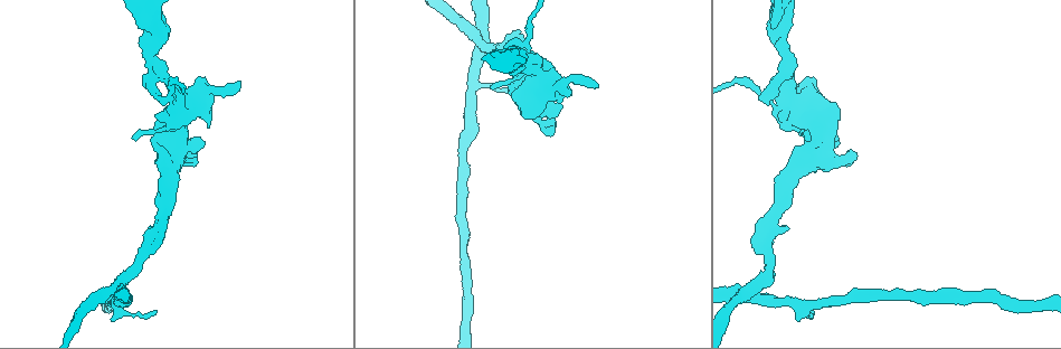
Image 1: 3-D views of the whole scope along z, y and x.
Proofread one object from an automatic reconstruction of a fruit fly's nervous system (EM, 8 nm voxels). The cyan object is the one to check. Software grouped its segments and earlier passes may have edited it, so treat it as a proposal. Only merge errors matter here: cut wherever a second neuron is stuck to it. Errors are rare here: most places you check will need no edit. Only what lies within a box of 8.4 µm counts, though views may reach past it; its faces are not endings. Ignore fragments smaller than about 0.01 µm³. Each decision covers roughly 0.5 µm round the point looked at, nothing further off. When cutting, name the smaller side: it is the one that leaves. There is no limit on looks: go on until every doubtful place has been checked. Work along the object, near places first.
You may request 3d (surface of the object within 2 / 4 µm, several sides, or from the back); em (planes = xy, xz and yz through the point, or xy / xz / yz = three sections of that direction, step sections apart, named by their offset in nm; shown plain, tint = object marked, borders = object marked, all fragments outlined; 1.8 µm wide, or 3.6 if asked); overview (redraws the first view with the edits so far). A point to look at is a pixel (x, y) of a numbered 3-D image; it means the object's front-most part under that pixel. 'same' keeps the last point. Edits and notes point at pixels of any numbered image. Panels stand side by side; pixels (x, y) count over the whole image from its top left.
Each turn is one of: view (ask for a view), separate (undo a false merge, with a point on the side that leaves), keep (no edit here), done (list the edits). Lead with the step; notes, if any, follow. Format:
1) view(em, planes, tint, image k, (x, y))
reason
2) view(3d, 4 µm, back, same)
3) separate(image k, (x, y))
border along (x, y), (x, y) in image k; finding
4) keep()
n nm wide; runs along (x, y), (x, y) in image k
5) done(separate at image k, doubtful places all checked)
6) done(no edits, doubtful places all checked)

view(em, 3.6 µm, yz, step 4, tint, image 1, (835, 157))
sharp bend

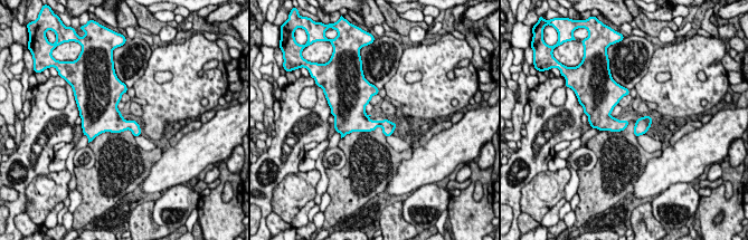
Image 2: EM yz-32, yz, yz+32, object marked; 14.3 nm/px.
view(em, 3.6 µm, xz, step 8, borders, same)
cut it another way

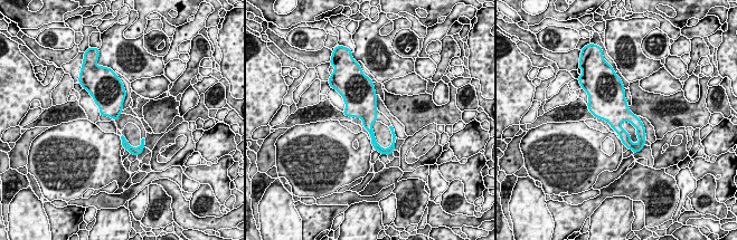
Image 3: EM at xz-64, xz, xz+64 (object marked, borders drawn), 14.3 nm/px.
keep()
160 nm wide; one neuron here

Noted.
view(em, planes, tint, image 1, (767, 96))
touches itself

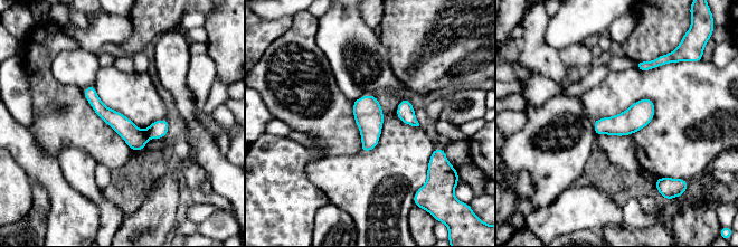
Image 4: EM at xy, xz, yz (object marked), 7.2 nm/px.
separate(image 4, (159, 129))
150 nm wide; two neurons meet here

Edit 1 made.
view(overview)

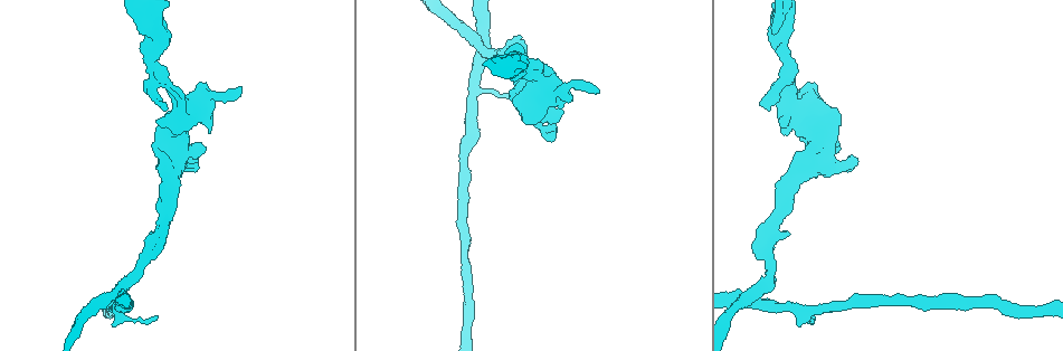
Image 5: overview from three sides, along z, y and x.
view(em, planes, tint, image 5, (477, 45))
abrupt turn

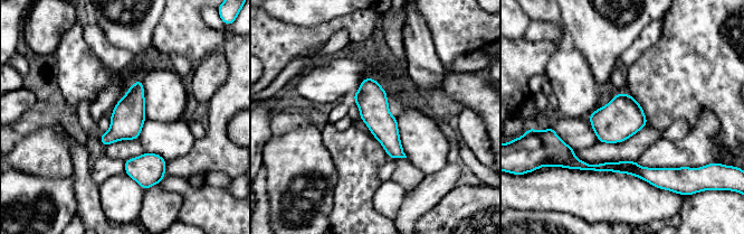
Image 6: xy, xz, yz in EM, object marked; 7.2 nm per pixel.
keep()
runs along (366, 81), (374, 113), (401, 155) in image 6; all the same neuron

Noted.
view(em, 3.6 µm, xy, step 8, tint, image 5, (810, 123))
looks like a crossing

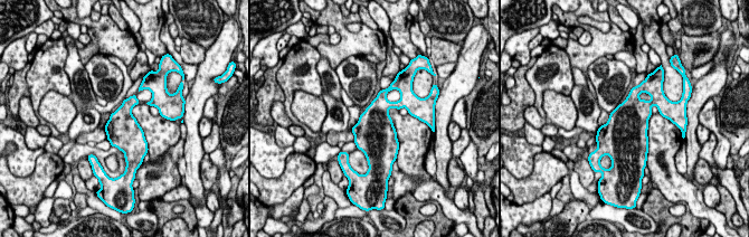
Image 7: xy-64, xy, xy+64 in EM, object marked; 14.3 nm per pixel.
view(em, 3.6 µm, planes, borders, same)

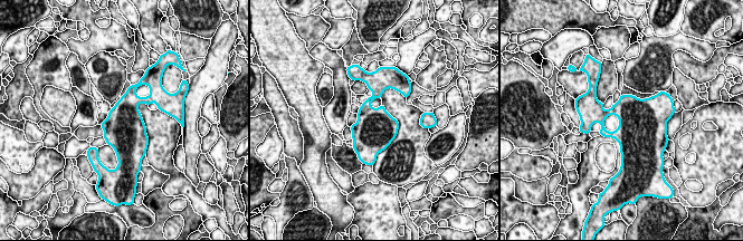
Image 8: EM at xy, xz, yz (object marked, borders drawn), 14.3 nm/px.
keep()
one neuron here

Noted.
view(em, xz, step 8, borders, image 5, (790, 79))
abrupt turn

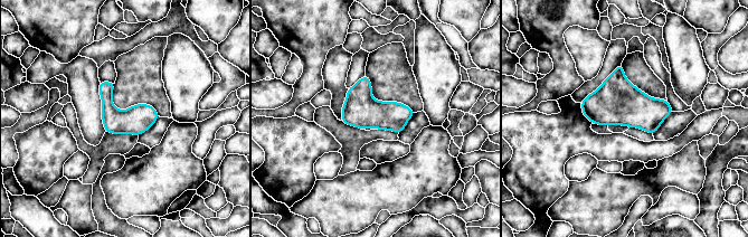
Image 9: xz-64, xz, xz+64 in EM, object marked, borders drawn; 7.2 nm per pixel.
keep()
200 nm wide; continuous, no second neuron

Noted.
done(separate at image 4, doubtful places all checked)

